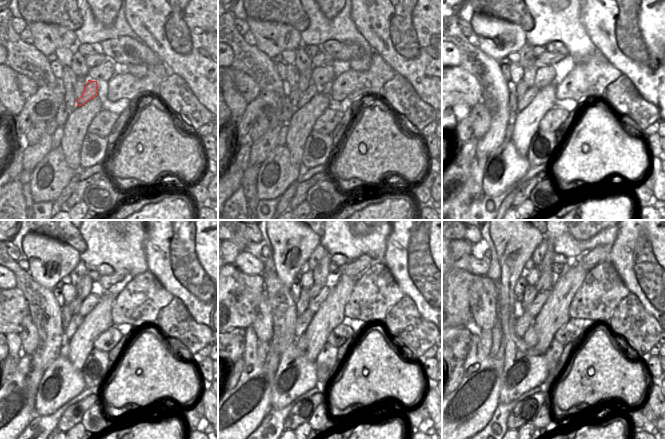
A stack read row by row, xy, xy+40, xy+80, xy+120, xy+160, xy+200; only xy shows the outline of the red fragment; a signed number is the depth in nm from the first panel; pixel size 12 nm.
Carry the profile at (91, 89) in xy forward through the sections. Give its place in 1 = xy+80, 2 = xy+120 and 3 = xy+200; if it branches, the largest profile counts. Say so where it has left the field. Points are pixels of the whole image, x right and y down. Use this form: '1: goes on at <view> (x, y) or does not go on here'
1: goes on at xy+80 (530, 94)
2: goes on at xy+120 (76, 321)
3: goes on at xy+200 (522, 324)

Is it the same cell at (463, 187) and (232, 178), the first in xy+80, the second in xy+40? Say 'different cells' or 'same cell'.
same cell

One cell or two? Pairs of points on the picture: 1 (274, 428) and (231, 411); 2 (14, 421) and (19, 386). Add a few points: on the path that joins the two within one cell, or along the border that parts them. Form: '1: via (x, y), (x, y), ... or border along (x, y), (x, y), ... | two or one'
1: border along (272, 408), (257, 428) | two
2: via (14, 412), (15, 395) | one

